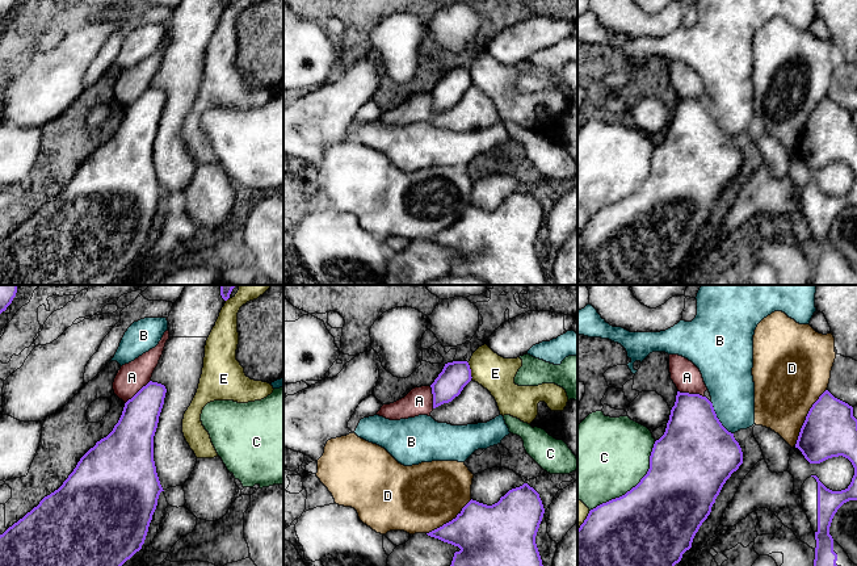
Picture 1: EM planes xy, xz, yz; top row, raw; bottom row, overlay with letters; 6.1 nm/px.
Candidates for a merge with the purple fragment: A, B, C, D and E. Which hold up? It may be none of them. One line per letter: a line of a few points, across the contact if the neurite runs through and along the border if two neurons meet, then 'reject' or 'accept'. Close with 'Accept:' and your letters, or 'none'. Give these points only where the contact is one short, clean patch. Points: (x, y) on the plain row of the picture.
A: reject
B: reject
C: reject
D: reject
E: reject
Accept: none

